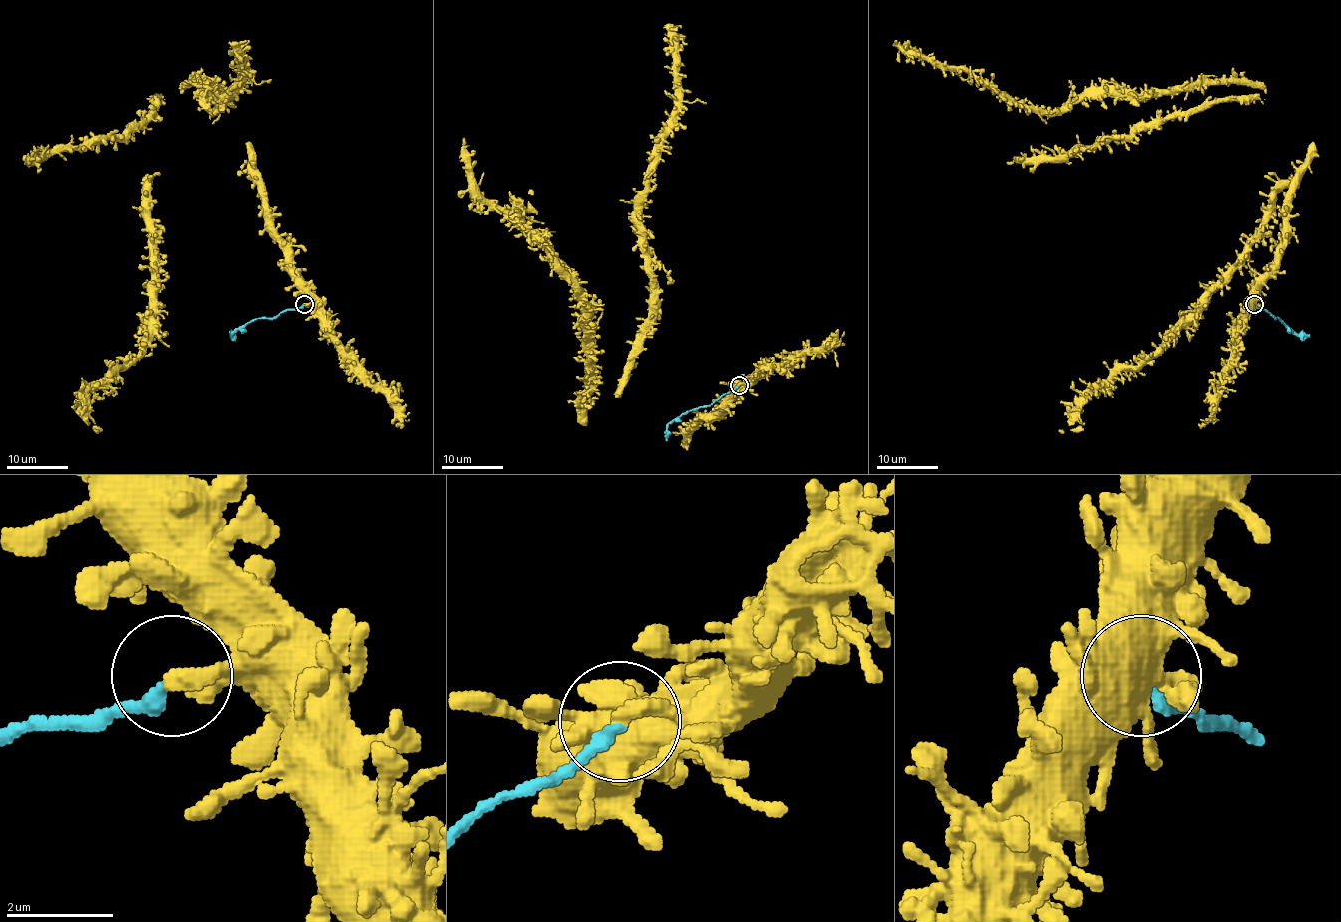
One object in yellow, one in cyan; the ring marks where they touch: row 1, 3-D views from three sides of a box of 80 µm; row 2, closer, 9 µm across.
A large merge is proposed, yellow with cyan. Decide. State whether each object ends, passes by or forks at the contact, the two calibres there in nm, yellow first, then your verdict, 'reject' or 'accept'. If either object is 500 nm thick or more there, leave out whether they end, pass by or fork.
yellow ends; cyan ends; calibres 320 and 240 nm; reject

